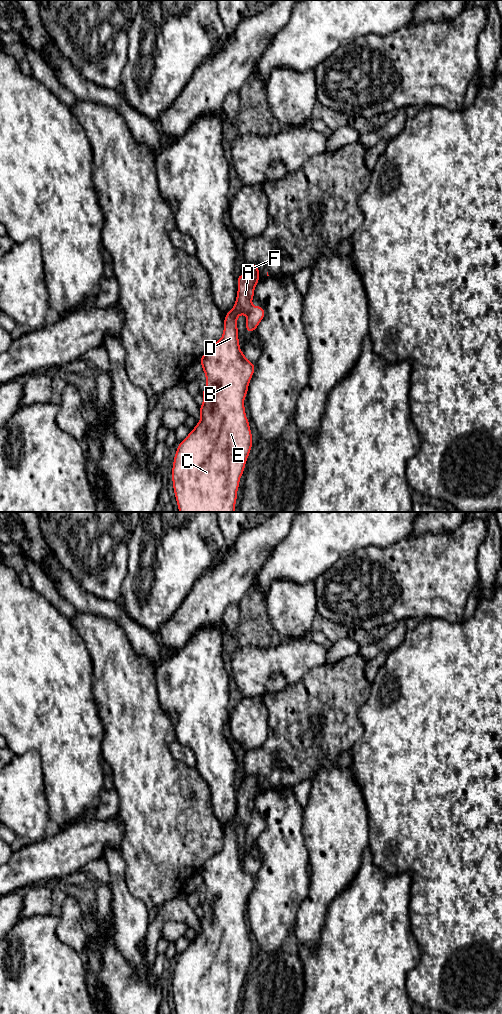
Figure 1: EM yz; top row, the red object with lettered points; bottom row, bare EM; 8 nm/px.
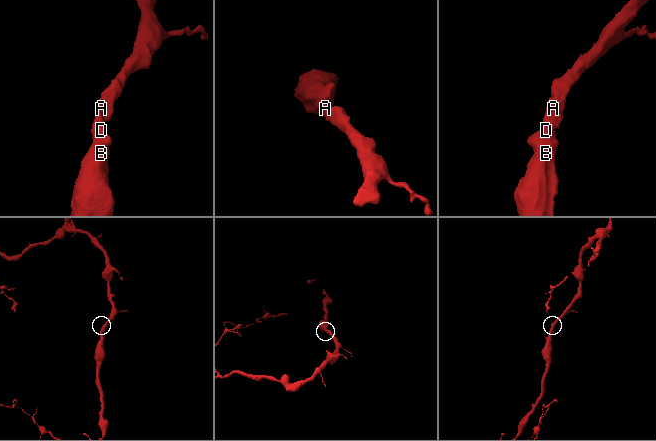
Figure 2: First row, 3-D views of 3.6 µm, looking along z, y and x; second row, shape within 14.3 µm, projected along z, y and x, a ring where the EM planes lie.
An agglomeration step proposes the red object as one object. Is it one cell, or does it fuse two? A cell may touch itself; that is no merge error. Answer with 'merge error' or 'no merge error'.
no merge error

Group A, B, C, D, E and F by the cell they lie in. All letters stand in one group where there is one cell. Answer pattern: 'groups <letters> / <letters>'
groups A B C D E F

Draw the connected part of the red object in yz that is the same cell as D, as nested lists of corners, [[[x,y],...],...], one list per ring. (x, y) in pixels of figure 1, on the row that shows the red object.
[[[256,263],[249,264],[246,269],[249,270],[250,277],[238,273],[237,298],[234,307],[224,318],[222,338],[209,347],[199,360],[206,375],[206,388],[201,392],[203,405],[199,407],[201,419],[177,447],[172,468],[173,489],[179,512],[235,512],[239,481],[252,448],[252,433],[245,414],[244,399],[255,370],[255,364],[245,358],[244,351],[240,351],[237,317],[240,314],[247,316],[246,332],[251,333],[257,329],[265,316],[265,310],[261,306],[251,305],[254,288],[259,283],[258,265]]]

